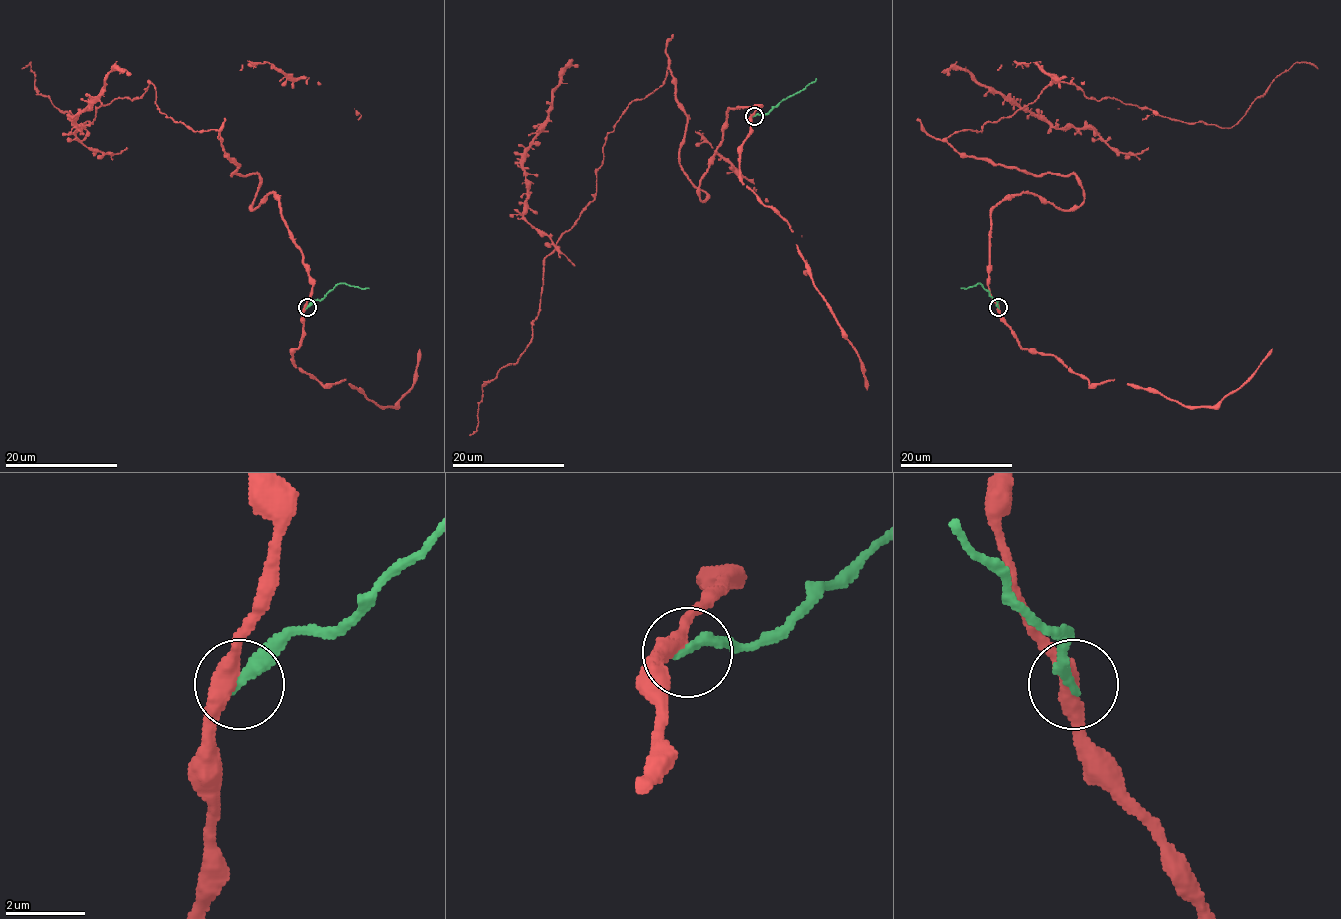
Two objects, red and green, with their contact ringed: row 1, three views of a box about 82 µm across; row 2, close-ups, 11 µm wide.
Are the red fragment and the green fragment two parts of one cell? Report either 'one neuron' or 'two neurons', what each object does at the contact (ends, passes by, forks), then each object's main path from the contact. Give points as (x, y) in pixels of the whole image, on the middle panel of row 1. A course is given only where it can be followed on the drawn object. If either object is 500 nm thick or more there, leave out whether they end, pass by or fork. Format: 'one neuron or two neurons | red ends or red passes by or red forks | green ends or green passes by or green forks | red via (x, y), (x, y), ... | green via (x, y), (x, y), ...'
two neurons | red passes by | green ends | red via (753, 116), (730, 109), (701, 201), (669, 65), (631, 103), (469, 436) | green via (755, 116), (767, 114), (787, 96), (798, 93), (817, 78)

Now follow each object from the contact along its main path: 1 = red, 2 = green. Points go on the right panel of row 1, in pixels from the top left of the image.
1: (998, 307), (991, 211), (1084, 192), (948, 137), (1054, 82), (1232, 127), (1296, 63), (1318, 68)
2: (998, 307), (997, 300), (978, 283), (967, 289), (960, 287)

